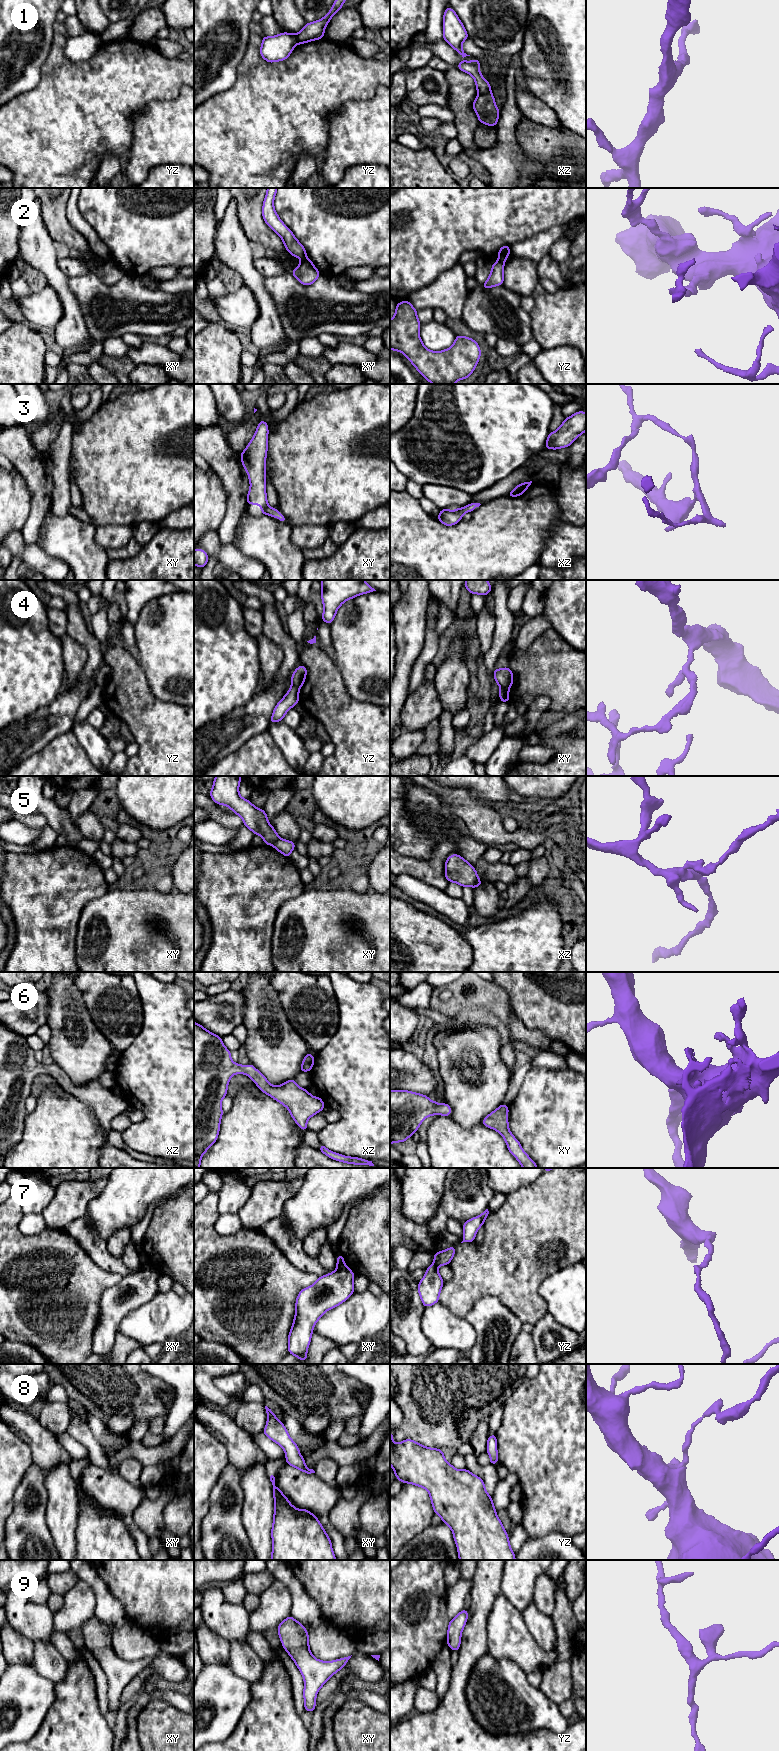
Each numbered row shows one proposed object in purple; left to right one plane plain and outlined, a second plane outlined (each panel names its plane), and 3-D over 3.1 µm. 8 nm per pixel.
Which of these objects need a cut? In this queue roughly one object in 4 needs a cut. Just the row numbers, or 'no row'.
1, 2, 4, 5, 7

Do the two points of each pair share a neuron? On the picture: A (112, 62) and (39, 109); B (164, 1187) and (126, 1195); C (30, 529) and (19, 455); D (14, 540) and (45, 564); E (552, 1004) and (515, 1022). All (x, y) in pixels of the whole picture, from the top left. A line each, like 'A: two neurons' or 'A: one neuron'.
A: one neuron
B: one neuron
C: one neuron
D: one neuron
E: two neurons

